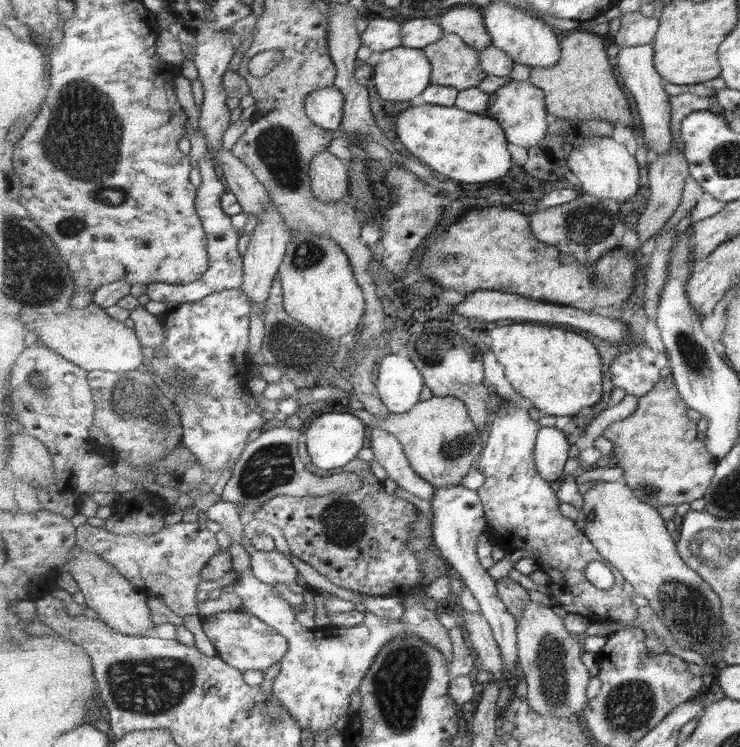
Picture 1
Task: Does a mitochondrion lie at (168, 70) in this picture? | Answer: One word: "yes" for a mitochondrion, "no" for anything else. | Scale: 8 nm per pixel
no

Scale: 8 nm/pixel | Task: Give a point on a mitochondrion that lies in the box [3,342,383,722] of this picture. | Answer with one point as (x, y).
(156, 687)

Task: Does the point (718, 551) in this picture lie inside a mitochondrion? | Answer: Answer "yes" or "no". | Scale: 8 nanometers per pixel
yes

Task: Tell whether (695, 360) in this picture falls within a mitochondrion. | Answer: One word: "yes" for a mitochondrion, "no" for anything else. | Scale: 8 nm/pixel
yes

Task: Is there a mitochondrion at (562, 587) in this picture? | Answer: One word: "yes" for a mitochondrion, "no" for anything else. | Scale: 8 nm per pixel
no

